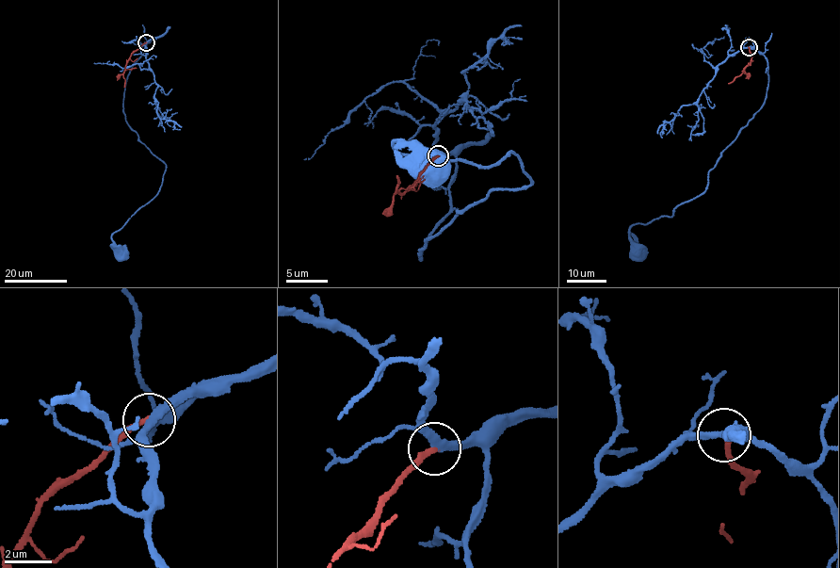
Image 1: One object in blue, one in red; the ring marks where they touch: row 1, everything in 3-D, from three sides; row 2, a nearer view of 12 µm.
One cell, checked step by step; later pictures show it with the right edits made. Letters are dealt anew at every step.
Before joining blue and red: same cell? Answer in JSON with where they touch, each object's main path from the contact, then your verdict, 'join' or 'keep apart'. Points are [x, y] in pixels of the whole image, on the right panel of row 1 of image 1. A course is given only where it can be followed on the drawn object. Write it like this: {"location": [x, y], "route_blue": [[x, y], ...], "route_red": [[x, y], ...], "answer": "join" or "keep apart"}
{"location": [749, 47], "route_blue": [[749, 47], [767, 61], [763, 106], [722, 153], [704, 191], [671, 216], [632, 226], [629, 237], [639, 251]], "route_red": [[749, 47], [752, 55], [751, 62], [728, 84]], "answer": "join"}

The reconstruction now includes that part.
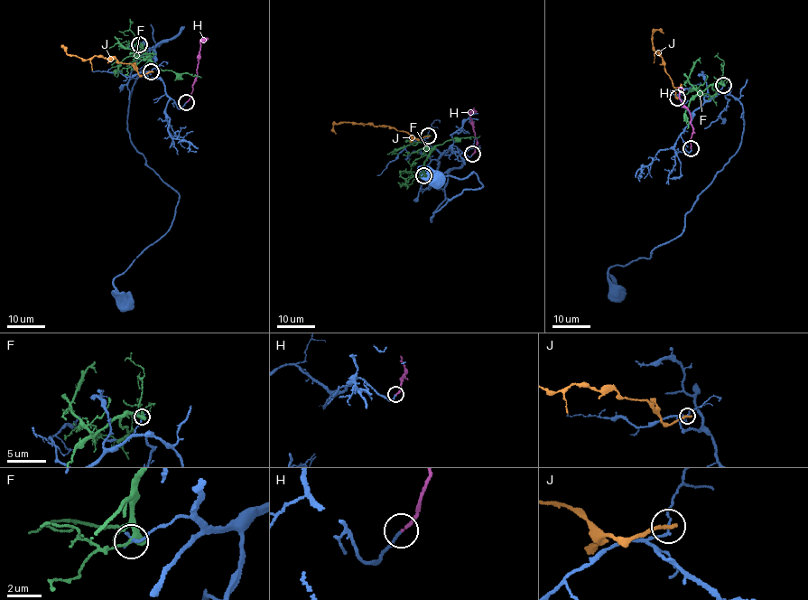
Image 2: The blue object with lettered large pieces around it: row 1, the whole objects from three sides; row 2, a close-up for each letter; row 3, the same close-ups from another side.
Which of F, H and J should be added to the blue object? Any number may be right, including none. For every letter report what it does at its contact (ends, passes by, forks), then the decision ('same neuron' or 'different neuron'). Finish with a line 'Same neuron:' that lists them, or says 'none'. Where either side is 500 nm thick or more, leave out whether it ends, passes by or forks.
F: it forks; different neuron
H: it ends; same neuron
J: it ends; different neuron
Same neuron: H

